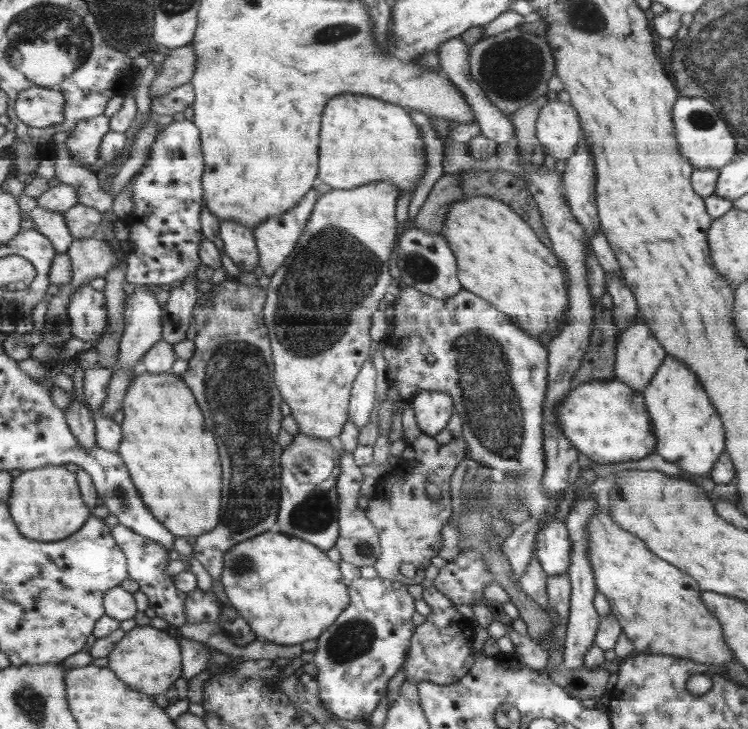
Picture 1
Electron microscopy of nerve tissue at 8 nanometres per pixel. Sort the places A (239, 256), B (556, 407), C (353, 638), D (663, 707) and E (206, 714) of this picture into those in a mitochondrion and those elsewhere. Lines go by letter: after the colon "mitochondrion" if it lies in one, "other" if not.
A: other
B: other
C: mitochondrion
D: other
E: other

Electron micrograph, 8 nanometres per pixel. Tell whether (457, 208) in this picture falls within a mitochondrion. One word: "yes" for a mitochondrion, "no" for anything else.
no

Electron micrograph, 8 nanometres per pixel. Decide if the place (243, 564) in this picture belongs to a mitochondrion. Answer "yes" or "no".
yes

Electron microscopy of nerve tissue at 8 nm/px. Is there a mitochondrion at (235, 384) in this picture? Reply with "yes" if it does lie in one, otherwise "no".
yes

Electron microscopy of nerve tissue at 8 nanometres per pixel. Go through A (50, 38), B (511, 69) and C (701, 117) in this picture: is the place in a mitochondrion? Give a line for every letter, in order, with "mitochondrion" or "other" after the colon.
A: mitochondrion
B: mitochondrion
C: mitochondrion

